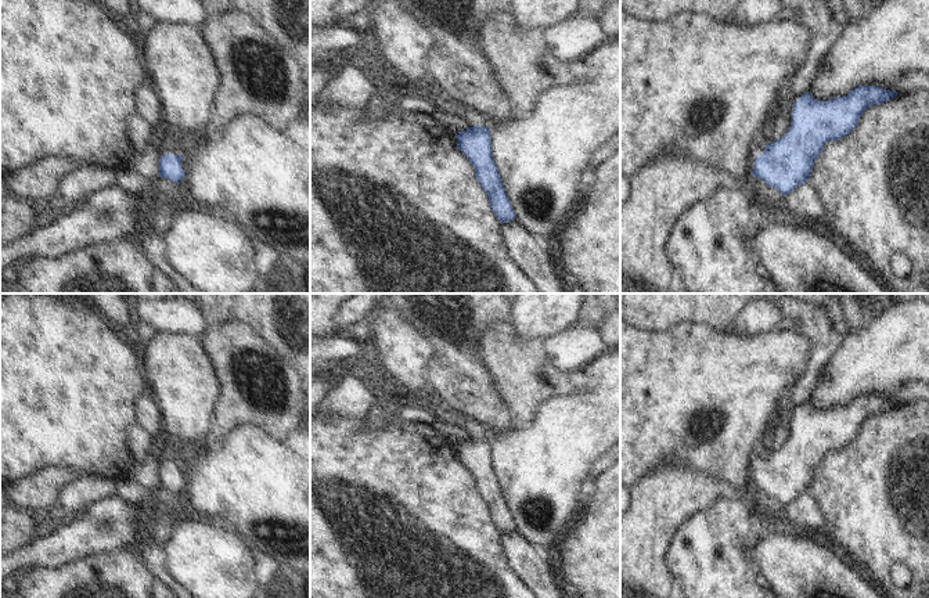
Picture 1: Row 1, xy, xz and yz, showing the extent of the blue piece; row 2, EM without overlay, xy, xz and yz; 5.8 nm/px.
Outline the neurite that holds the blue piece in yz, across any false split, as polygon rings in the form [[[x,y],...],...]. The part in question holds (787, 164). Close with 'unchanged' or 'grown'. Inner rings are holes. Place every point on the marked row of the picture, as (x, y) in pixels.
[[[858,86],[847,96],[835,97],[829,101],[817,101],[810,93],[803,94],[793,105],[792,125],[786,134],[771,144],[755,141],[750,150],[750,161],[755,163],[753,177],[777,188],[784,197],[804,183],[814,163],[829,141],[838,141],[850,134],[865,109],[883,104],[897,97],[897,93],[876,86]]]; grown

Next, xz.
[[[467,107],[464,120],[469,126],[458,132],[457,148],[469,159],[475,174],[486,192],[493,213],[500,223],[515,220],[514,208],[503,187],[498,169],[493,159],[490,123],[473,108]]]; grown

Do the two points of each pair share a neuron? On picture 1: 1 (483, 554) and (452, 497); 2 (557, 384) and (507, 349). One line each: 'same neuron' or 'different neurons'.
1: same neuron
2: same neuron

